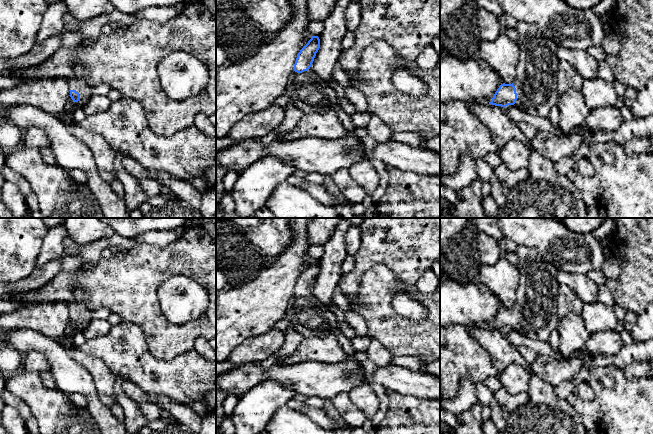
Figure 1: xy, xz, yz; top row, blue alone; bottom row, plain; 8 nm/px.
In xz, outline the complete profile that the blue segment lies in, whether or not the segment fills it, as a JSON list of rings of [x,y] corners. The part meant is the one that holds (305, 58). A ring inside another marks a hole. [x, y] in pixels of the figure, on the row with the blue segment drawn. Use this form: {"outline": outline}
{"outline": [[[312,36],[297,55],[285,94],[293,99],[293,105],[305,113],[325,113],[337,105],[335,90],[312,69],[312,63],[320,48],[318,36]]]}

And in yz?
{"outline": [[[517,21],[514,29],[518,36],[519,63],[516,79],[512,84],[501,84],[489,104],[506,107],[515,105],[531,116],[547,118],[550,109],[559,102],[557,72],[560,61],[556,57],[557,45],[546,37],[537,25]]]}

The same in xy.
{"outline": [[[76,65],[75,74],[68,78],[70,98],[67,110],[72,112],[79,107],[84,108],[92,96],[91,87],[84,78],[83,69]]]}

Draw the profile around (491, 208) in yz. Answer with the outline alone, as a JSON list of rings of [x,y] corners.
[[[491,195],[484,198],[484,210],[489,218],[497,218],[499,207]]]

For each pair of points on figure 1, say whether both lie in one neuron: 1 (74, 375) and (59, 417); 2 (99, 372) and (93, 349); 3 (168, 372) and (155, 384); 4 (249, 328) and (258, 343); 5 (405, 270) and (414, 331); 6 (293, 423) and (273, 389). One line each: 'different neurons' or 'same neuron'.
1: different neurons
2: different neurons
3: same neuron
4: different neurons
5: different neurons
6: different neurons

